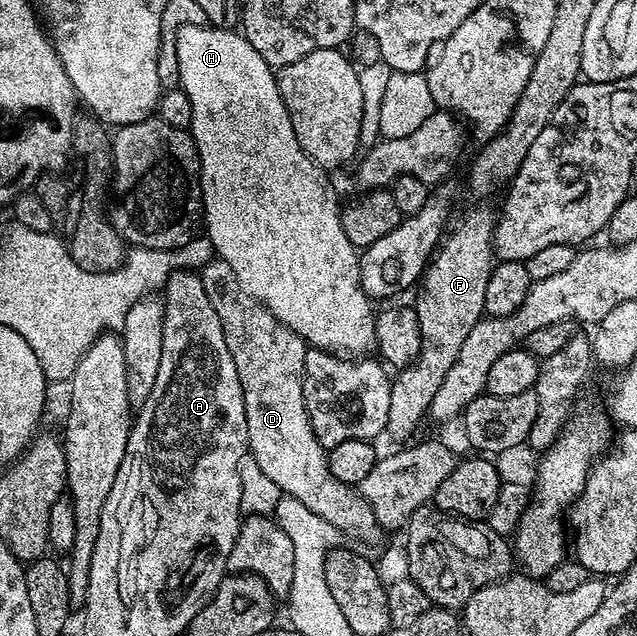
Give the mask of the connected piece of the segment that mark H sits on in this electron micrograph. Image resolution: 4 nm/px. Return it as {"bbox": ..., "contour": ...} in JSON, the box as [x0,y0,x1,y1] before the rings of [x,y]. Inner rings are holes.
{"bbox":[178,25,376,359],"contour":[[[184,25],[178,31],[178,67],[180,68],[179,88],[190,95],[192,108],[191,135],[196,140],[196,150],[200,156],[200,194],[204,197],[203,228],[210,243],[216,248],[216,257],[225,261],[238,275],[240,285],[258,303],[262,303],[270,315],[278,318],[283,325],[290,327],[301,339],[313,349],[325,349],[327,353],[343,355],[349,359],[360,359],[371,354],[376,348],[376,313],[372,309],[373,302],[360,287],[360,253],[357,246],[346,239],[346,231],[340,222],[341,202],[336,202],[336,189],[324,166],[316,165],[302,151],[298,143],[298,135],[294,135],[294,123],[290,123],[290,115],[286,111],[286,103],[282,103],[282,95],[278,91],[277,74],[271,65],[250,47],[243,32],[231,29],[218,29],[207,25]]]}

